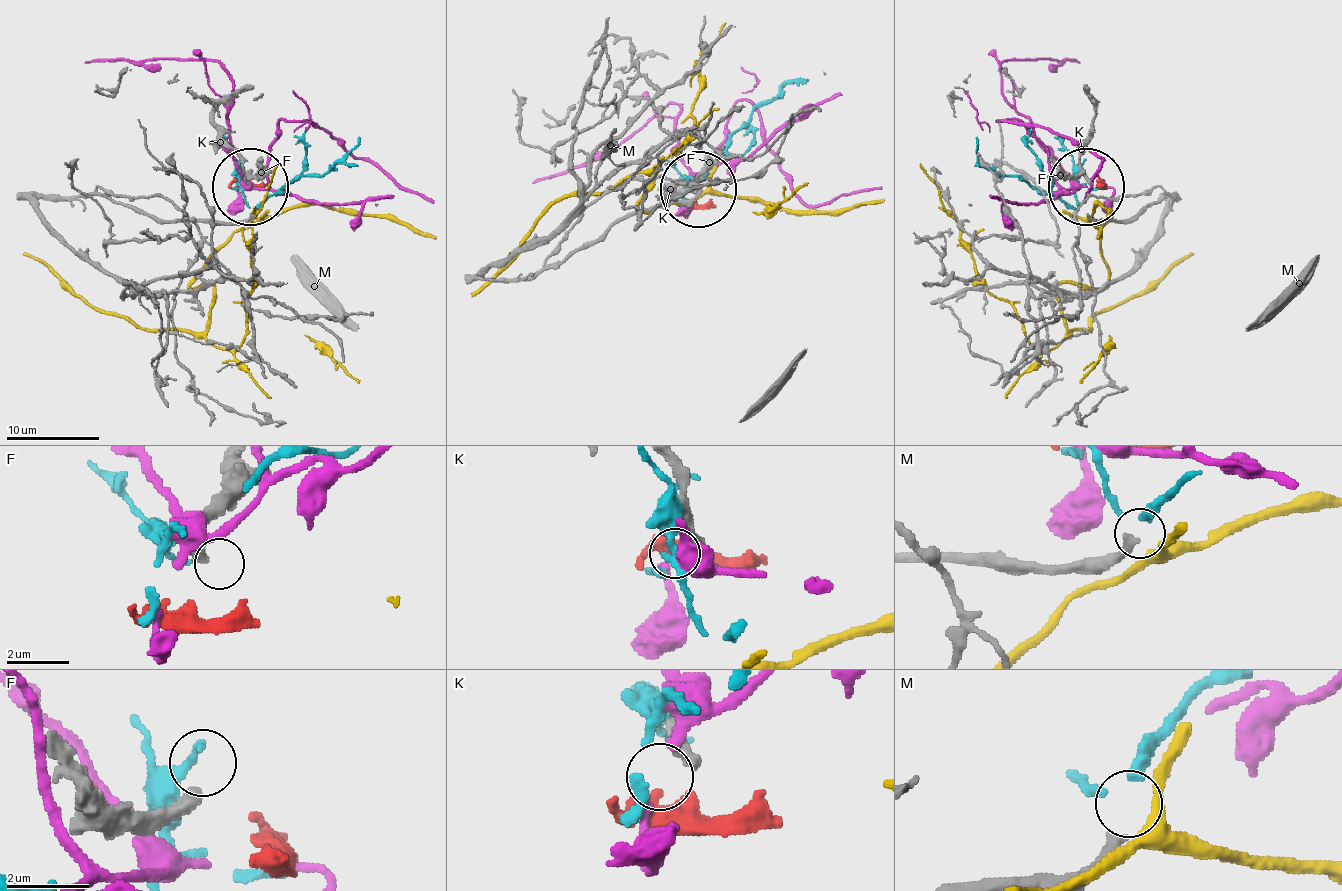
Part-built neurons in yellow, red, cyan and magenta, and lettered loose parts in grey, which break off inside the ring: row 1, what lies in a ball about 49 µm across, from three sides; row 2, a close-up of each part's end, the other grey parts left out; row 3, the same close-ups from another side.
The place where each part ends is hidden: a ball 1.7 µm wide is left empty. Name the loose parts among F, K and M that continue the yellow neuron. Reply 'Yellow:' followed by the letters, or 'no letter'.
Yellow: no letter

